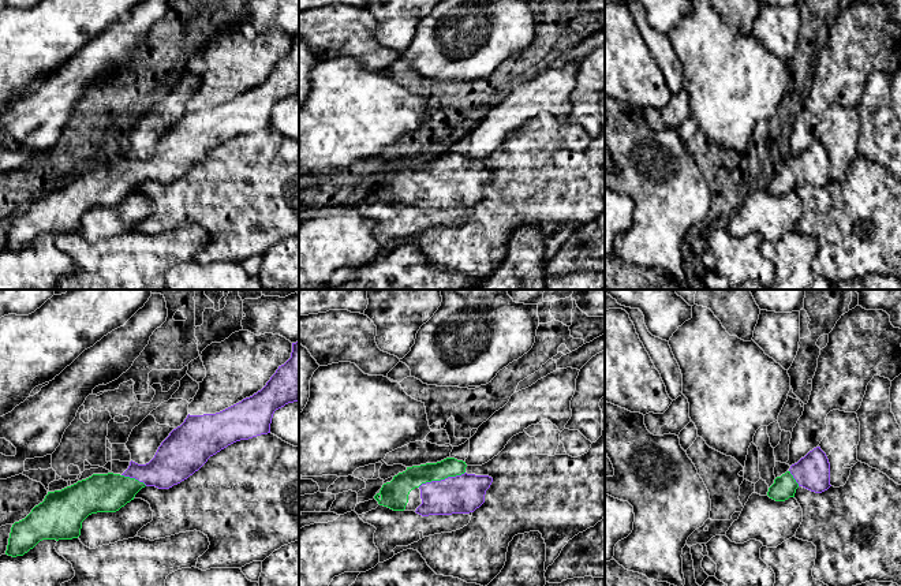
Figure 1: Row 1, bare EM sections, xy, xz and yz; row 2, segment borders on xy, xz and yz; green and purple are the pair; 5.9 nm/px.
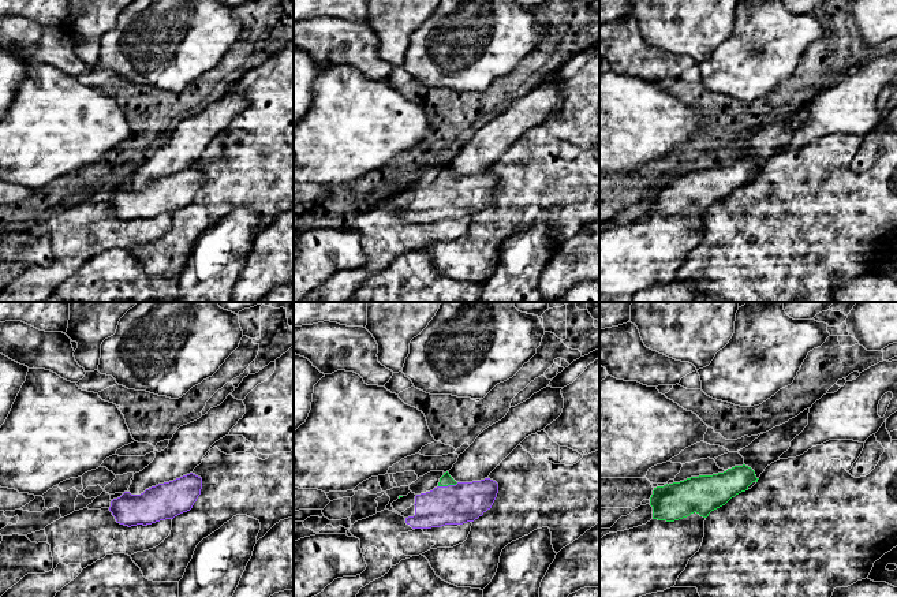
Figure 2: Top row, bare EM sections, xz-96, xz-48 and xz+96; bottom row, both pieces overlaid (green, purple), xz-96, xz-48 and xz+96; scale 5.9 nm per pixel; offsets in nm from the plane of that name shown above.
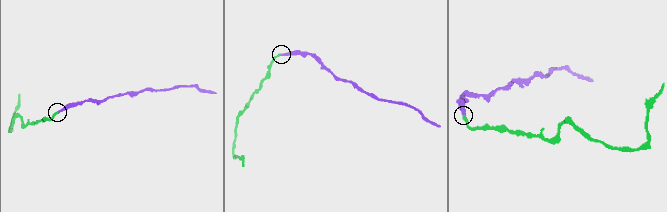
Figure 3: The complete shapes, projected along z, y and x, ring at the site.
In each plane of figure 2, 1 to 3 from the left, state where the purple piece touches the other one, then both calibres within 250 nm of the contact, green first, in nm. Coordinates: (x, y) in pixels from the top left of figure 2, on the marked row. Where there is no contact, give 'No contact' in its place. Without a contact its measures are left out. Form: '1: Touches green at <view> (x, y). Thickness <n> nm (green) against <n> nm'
1: No contact
2: Touches green at xz-48 (448, 484). Thickness 70 nm (green) against 240 nm
3: No contact

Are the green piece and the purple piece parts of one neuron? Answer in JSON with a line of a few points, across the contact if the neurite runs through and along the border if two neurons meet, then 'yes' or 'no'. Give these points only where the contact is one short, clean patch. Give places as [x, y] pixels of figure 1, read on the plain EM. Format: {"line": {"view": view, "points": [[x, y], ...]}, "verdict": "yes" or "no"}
{"line": {"view": "xz", "points": [[402, 178], [411, 172], [441, 172], [455, 186], [464, 187]]}, "verdict": "yes"}

